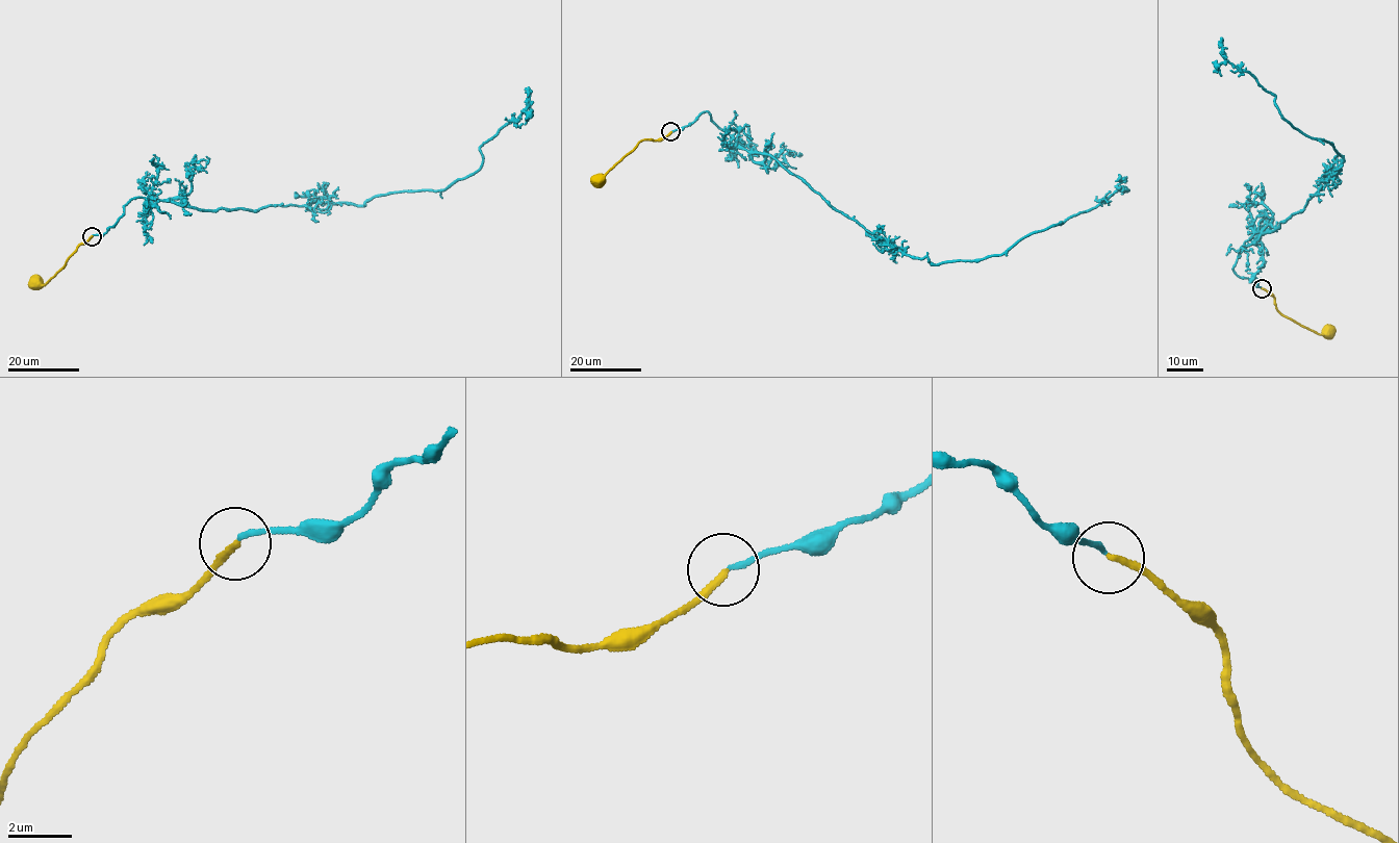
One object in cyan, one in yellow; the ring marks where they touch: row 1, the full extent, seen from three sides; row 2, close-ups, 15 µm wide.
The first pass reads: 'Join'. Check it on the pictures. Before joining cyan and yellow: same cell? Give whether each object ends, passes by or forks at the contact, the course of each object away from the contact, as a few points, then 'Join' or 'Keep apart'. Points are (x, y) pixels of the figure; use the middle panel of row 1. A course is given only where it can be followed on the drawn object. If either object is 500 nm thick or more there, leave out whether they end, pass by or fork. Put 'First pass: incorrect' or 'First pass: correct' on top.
First pass: incorrect
At the ring cyan ends. At the ring yellow ends. Course of cyan: (671, 132), (707, 111), (746, 150), (772, 155), (883, 240), (933, 264), (1003, 254), (1022, 238), (1126, 190). Course of yellow: (670, 131), (655, 141), (645, 138), (638, 143), (599, 180). Keep apart

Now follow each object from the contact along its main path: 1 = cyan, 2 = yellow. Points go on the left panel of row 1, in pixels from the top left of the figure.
1: (93, 235), (137, 197), (255, 211), (450, 187), (479, 170), (479, 148), (516, 121), (528, 86)
2: (92, 236), (78, 246), (66, 264), (44, 285), (36, 282)

